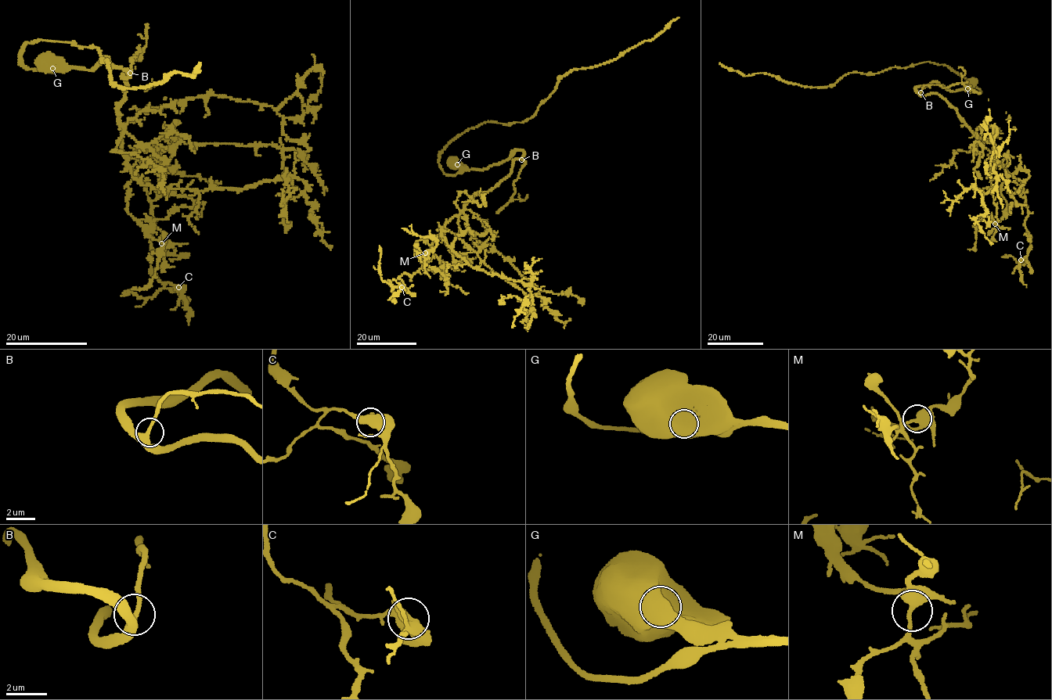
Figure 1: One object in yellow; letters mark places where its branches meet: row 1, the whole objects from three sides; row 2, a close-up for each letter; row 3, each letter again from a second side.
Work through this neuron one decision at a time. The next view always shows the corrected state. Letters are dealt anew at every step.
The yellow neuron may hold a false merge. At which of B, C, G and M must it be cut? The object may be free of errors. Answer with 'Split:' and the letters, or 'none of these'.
Split: none of these

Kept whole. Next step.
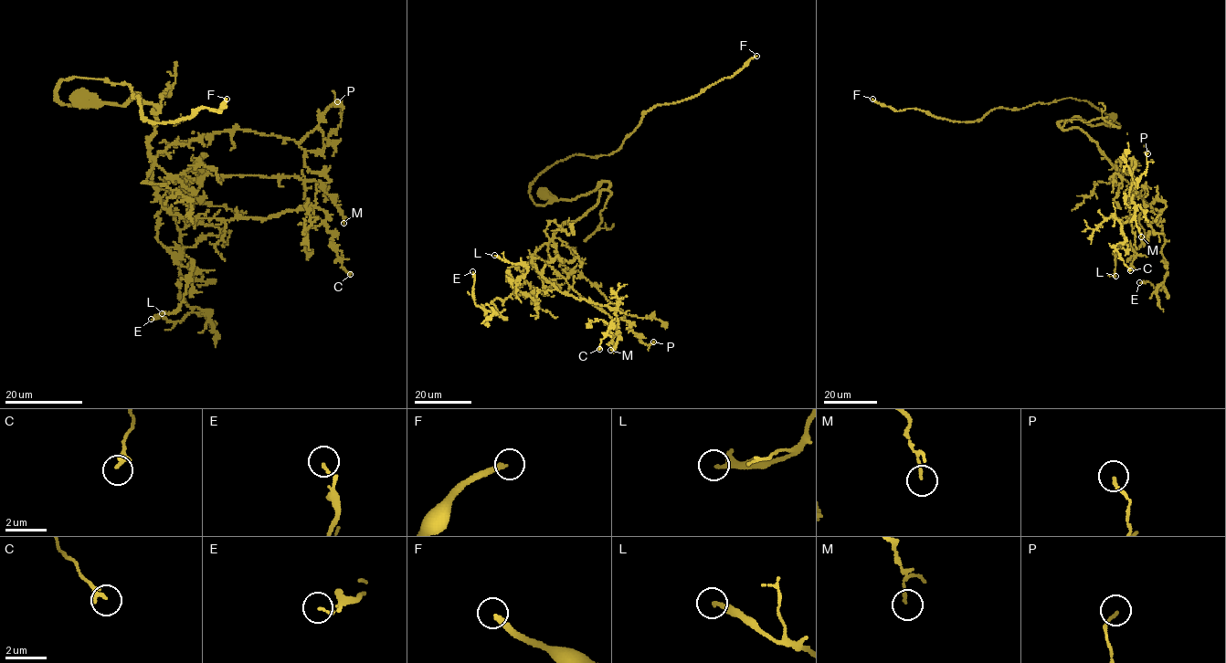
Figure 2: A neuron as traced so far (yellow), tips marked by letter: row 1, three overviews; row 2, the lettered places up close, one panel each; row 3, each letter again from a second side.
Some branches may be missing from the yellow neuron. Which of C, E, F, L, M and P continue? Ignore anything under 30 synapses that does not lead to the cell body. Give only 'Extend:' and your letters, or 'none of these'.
Extend: E, F

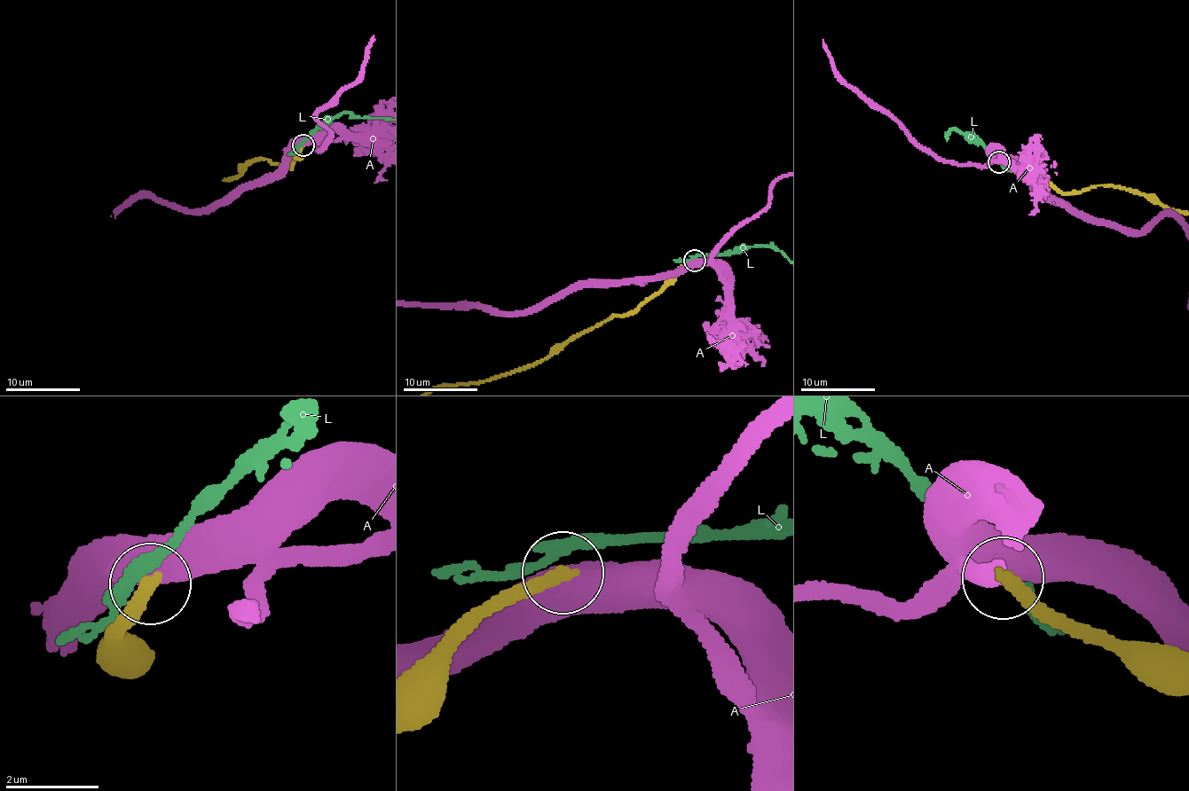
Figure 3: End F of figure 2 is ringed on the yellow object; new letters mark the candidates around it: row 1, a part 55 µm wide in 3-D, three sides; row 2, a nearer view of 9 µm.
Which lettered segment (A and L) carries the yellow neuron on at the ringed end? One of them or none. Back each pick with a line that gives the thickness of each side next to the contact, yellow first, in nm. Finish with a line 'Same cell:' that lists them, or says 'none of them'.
Same cell: none of them

